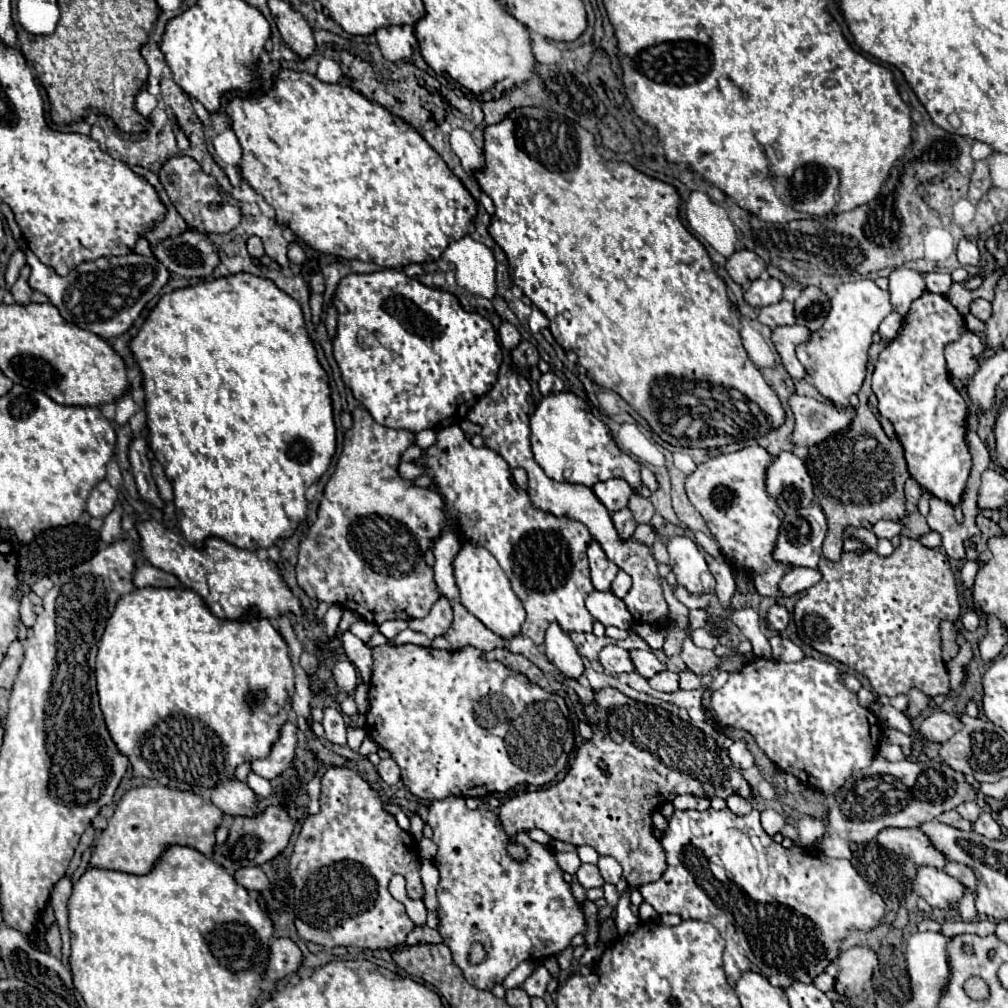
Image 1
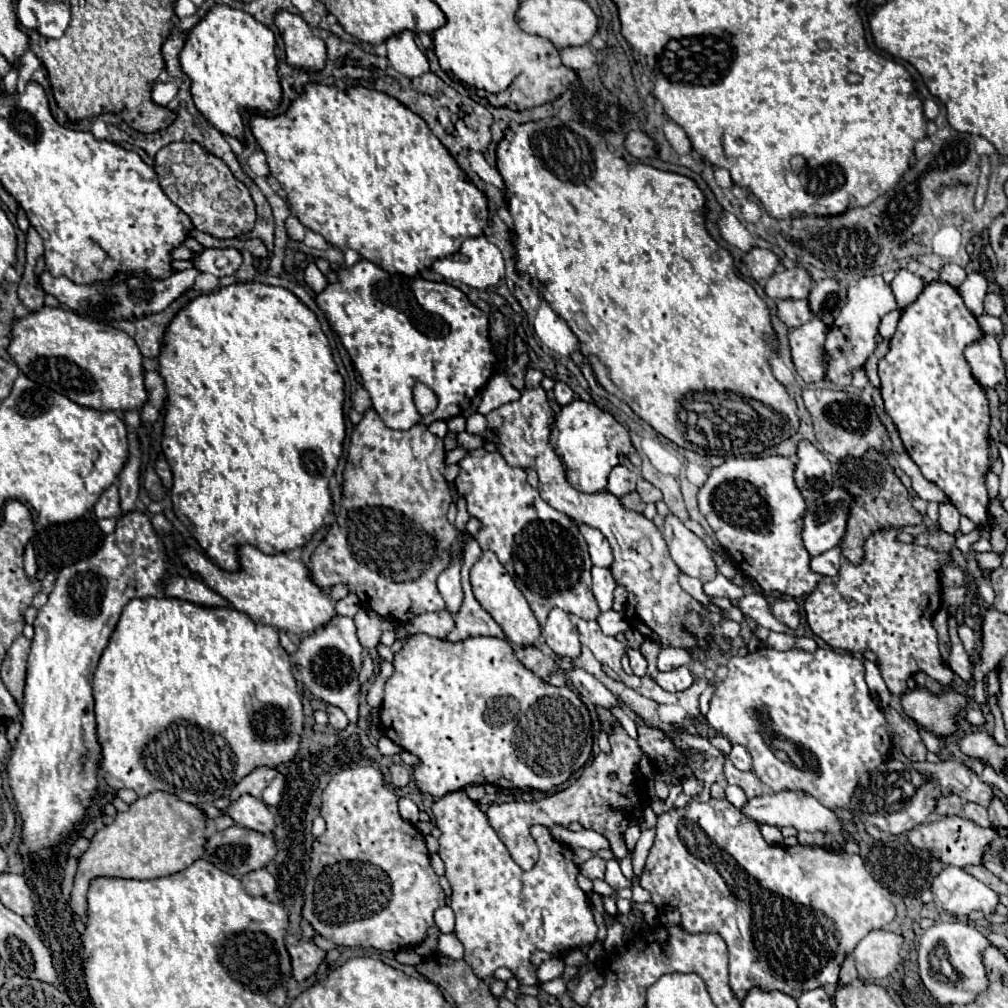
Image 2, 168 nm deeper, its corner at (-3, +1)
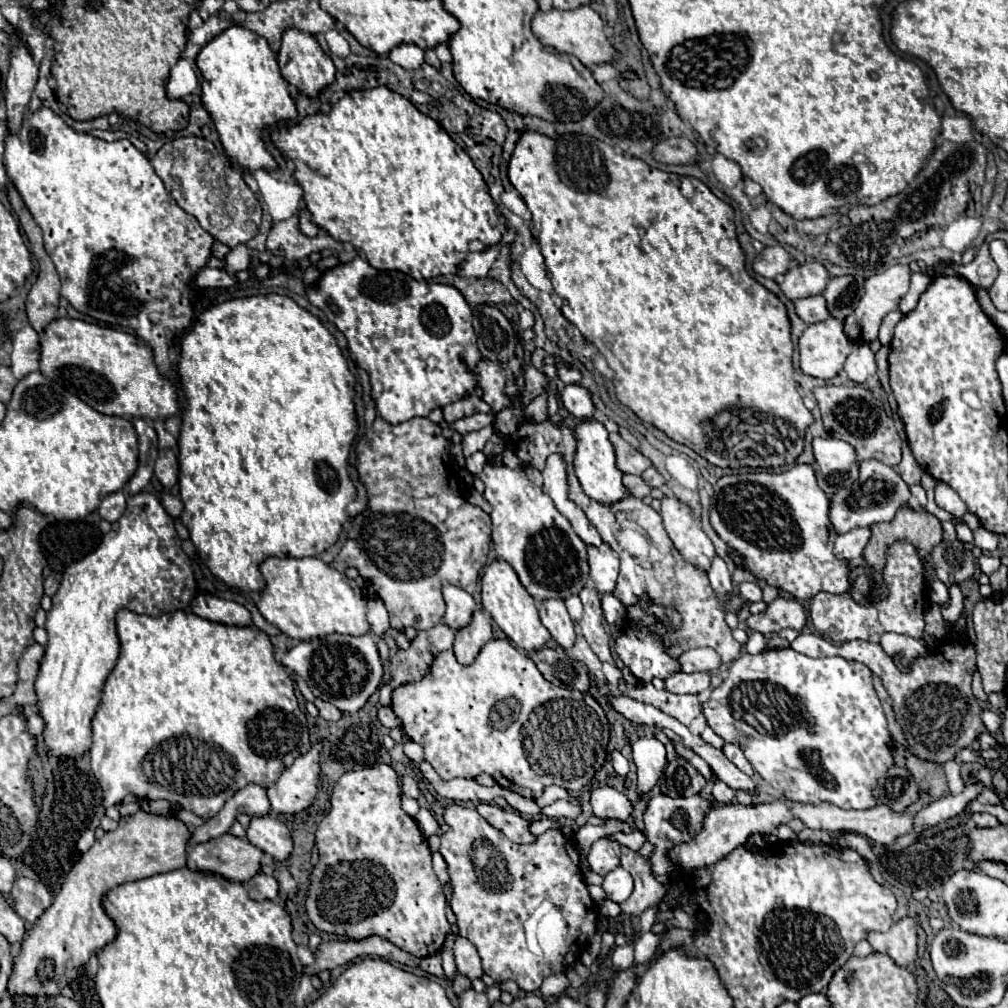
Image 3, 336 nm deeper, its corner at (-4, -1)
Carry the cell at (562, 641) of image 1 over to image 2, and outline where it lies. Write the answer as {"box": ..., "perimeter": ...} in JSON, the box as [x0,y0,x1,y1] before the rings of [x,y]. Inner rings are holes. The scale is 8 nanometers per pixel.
{"box":[542,607,580,661],"perimeter":[[[554,607],[542,629],[546,633],[546,645],[558,657],[570,657],[572,661],[576,661],[580,657],[578,631],[576,631],[570,615],[566,615],[562,609]]]}

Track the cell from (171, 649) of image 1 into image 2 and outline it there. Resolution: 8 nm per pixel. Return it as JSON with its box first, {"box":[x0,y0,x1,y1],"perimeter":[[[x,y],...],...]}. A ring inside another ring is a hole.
{"box":[94,597,304,803],"perimeter":[[[144,597],[144,599],[132,599],[120,615],[120,621],[108,641],[108,647],[104,649],[100,663],[94,673],[94,711],[96,711],[96,723],[98,723],[98,737],[102,745],[102,769],[100,775],[106,779],[106,783],[120,791],[120,789],[134,789],[140,797],[152,793],[152,791],[168,791],[180,797],[186,803],[206,803],[222,797],[226,791],[230,791],[244,775],[248,775],[258,765],[278,765],[282,761],[288,761],[294,757],[300,745],[302,725],[304,725],[304,713],[300,703],[298,685],[292,675],[290,655],[282,649],[278,643],[278,631],[270,625],[256,625],[250,621],[248,615],[232,609],[232,607],[204,607],[196,605],[184,599],[176,597]]]}

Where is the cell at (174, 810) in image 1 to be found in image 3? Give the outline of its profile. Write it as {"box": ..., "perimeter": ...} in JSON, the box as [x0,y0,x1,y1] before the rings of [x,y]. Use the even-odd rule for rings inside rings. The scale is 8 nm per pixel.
{"box":[7,811,187,997],"perimeter":[[[145,811],[121,817],[115,831],[105,833],[87,853],[79,857],[65,875],[61,891],[51,907],[25,933],[27,937],[21,941],[21,951],[15,959],[7,993],[33,997],[59,995],[61,989],[71,983],[75,969],[85,967],[91,955],[99,953],[117,937],[117,927],[103,909],[103,897],[107,891],[129,881],[185,867],[187,841],[187,825],[173,817]]]}

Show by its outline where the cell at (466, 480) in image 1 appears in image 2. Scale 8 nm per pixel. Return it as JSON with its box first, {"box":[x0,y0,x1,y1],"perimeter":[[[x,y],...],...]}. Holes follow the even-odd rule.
{"box":[454,451,600,625],"perimeter":[[[468,451],[458,465],[460,475],[454,487],[458,497],[466,499],[468,513],[480,519],[476,541],[484,551],[496,553],[516,587],[524,593],[538,623],[544,625],[552,607],[560,607],[568,615],[586,621],[598,619],[600,609],[590,591],[592,561],[578,525],[564,513],[552,509],[540,497],[538,489],[526,483],[526,471],[510,467],[498,451]]]}

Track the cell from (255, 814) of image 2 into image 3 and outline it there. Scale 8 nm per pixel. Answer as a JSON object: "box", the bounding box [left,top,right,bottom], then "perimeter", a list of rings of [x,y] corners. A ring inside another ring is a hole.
{"box":[247,815,293,861],"perimeter":[[[273,815],[253,817],[247,827],[247,839],[275,861],[287,861],[293,851],[293,839],[287,825]]]}

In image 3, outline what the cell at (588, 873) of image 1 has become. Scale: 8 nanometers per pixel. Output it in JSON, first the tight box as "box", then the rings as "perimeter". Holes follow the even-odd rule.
{"box":[587,837,621,875],"perimeter":[[[601,837],[591,845],[587,861],[591,865],[591,871],[595,871],[597,875],[607,875],[619,865],[619,855],[621,845],[611,837]]]}

